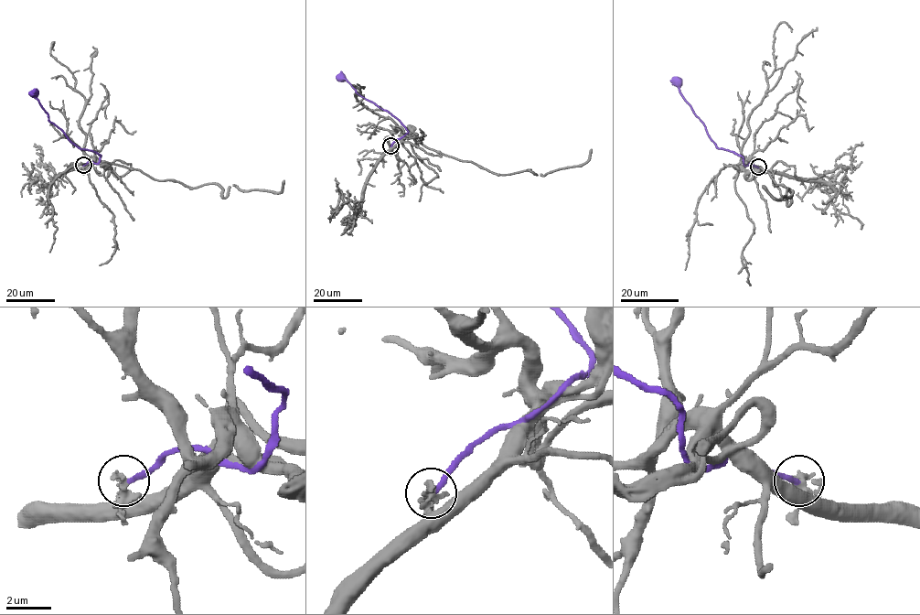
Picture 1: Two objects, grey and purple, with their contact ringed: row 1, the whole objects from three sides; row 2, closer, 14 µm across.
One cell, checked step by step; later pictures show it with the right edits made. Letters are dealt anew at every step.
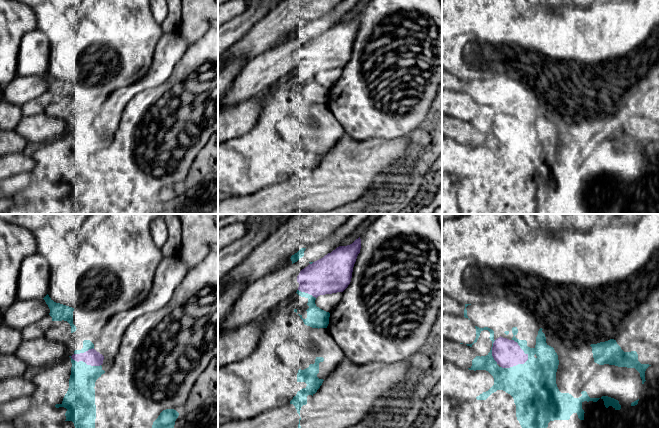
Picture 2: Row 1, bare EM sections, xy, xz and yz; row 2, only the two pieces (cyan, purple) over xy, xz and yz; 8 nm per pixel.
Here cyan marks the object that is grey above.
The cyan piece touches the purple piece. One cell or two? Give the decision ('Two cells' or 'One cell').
Two cells

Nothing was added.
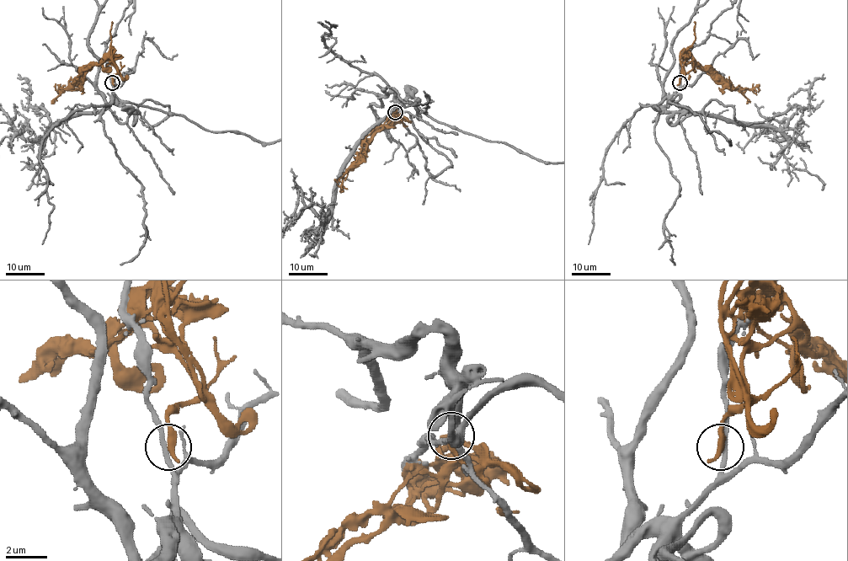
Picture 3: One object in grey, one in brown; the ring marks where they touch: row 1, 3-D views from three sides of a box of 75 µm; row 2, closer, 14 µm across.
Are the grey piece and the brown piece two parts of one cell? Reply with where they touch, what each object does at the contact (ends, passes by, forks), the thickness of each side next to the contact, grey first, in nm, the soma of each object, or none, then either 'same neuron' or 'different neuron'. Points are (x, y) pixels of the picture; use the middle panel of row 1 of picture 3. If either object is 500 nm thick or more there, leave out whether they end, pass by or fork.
(395, 112) | grey passes by | brown ends | 220/380 nm | grey none | brown none | different neuron

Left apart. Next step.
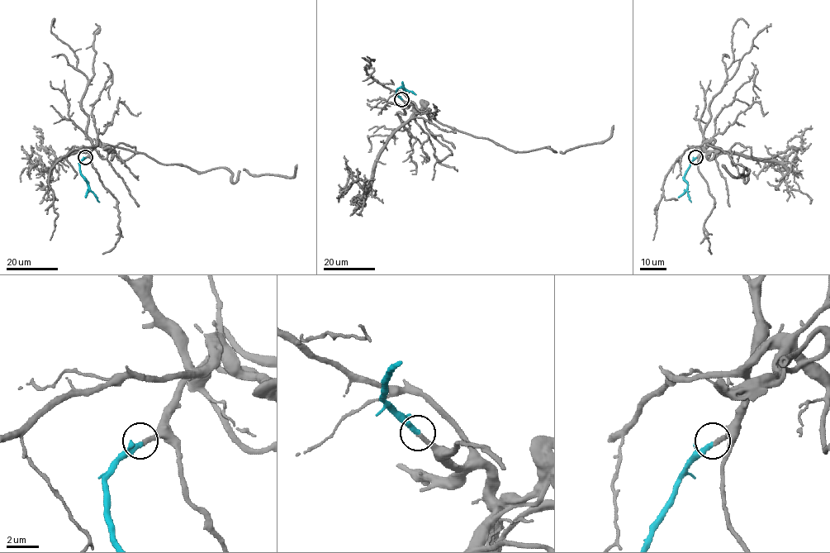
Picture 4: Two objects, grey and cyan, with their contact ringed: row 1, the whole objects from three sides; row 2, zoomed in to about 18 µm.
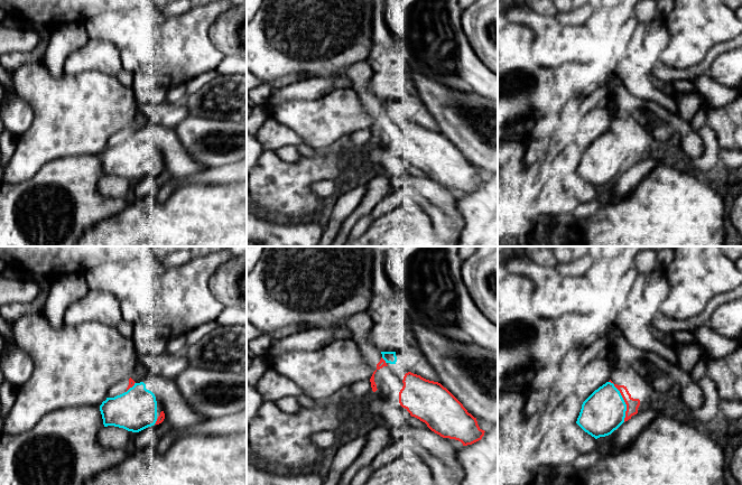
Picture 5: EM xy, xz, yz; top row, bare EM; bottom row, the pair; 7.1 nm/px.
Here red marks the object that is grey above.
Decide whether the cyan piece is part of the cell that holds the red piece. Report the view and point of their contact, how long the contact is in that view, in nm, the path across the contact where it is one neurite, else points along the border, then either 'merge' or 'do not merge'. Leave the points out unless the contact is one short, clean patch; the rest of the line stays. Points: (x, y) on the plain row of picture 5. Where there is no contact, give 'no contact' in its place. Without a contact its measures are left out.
yz (624, 150) | 320 nm | merge

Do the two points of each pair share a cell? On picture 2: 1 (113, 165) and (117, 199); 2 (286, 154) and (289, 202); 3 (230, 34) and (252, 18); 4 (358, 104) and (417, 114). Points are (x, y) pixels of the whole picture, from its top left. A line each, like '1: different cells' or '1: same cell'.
1: same cell
2: different cells
3: same cell
4: same cell

